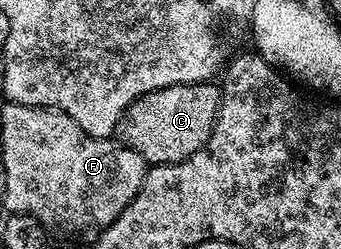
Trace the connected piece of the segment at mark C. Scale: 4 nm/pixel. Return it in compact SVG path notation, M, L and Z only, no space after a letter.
M218 83L174 84L153 90L134 100L119 120L117 139L129 150L137 150L148 165L176 164L189 158L211 137L219 113Z

